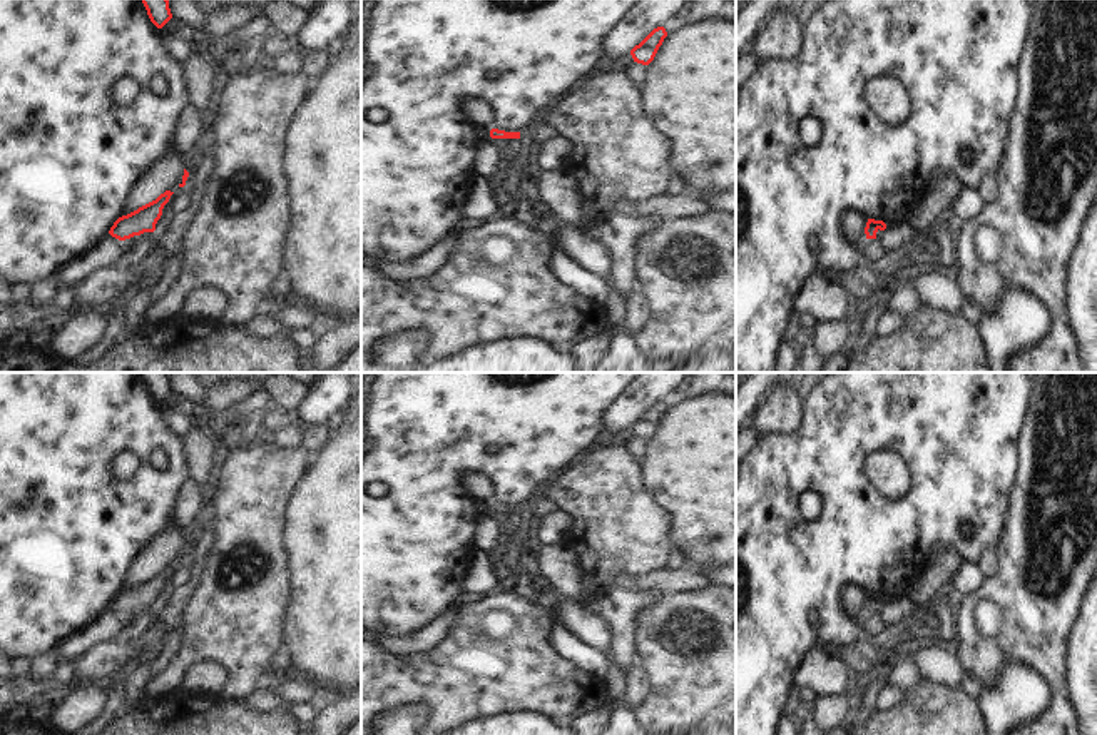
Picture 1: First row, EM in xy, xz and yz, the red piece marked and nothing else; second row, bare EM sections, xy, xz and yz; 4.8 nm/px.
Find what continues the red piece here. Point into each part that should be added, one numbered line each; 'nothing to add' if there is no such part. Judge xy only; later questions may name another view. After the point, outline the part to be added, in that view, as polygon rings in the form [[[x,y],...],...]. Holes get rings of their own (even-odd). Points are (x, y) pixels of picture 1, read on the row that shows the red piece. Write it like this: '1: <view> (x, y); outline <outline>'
nothing to add

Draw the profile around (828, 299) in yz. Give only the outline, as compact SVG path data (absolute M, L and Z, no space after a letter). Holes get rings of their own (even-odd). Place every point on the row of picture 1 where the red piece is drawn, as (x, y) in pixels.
M814 274L803 286L796 299L796 311L811 311L816 322L819 322L848 319L853 306L841 281L834 276Z

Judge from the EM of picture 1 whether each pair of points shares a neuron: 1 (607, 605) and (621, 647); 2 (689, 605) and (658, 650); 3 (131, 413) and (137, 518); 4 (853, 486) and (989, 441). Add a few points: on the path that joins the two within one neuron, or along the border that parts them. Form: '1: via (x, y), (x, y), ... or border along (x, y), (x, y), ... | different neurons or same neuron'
1: via (617, 615), (621, 637) | same neuron
2: via (676, 607), (654, 628), (654, 637) | same neuron
3: via (104, 440), (101, 443), (101, 486), (111, 496) | same neuron
4: via (882, 508), (922, 508), (954, 476) | same neuron

